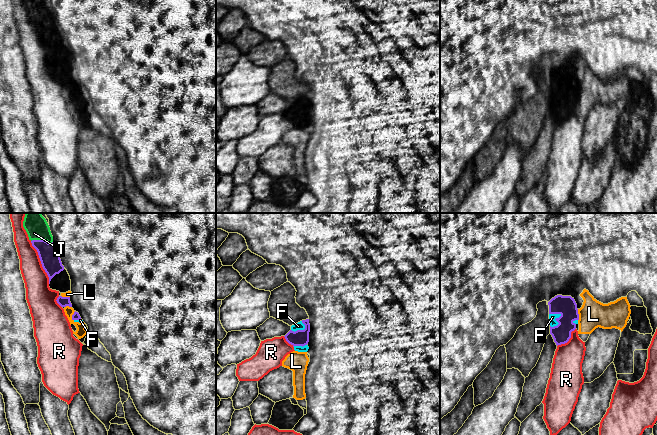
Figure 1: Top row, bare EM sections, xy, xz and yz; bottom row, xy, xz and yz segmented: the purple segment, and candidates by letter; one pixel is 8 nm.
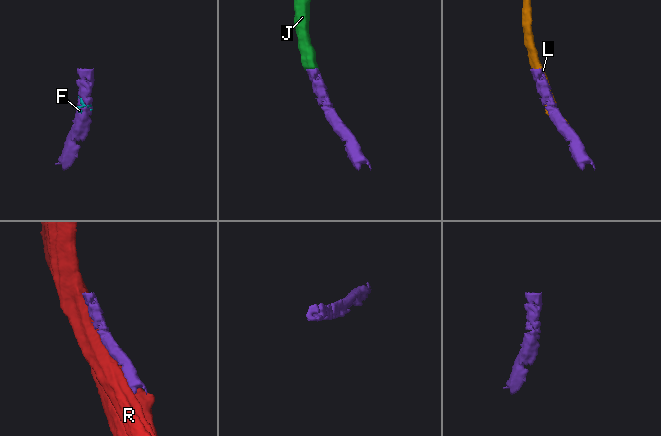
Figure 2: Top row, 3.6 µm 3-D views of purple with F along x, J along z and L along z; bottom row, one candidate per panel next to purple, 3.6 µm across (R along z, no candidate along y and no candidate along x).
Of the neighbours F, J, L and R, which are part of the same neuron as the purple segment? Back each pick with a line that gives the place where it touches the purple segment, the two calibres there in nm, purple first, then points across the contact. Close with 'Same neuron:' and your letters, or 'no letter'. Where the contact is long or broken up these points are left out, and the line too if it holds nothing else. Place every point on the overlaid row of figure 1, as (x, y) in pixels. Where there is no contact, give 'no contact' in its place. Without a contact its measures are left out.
F: meets purple in yz at (556, 320); 160 nm thick on the purple side, 60 nm on the other; runs through yz (565, 305), (563, 313), (556, 320), (552, 317)
J: meets purple in xy at (42, 240); 160 nm thick on the purple side, 190 nm on the other
Same neuron: F, J

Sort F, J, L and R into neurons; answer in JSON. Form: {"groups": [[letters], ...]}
{"groups": [["F", "J"], ["L"], ["R"]]}

